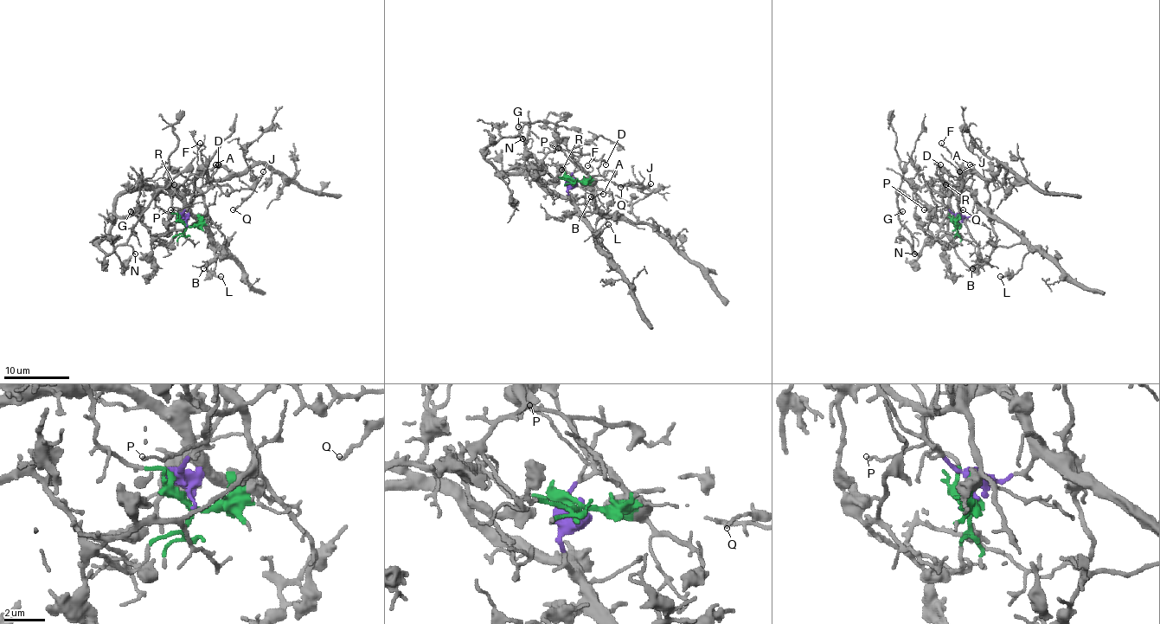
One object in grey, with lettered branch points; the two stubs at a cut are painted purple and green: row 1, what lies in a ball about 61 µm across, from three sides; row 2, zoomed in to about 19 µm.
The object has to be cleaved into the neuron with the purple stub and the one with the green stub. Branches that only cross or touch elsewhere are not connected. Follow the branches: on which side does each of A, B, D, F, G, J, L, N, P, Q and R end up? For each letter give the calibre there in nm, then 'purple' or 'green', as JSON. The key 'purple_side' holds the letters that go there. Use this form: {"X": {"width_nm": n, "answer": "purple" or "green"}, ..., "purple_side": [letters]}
{"A": {"width_nm": 130, "answer": "green"}, "B": {"width_nm": 120, "answer": "purple"}, "D": {"width_nm": 100, "answer": "green"}, "F": {"width_nm": 110, "answer": "green"}, "G": {"width_nm": 130, "answer": "purple"}, "J": {"width_nm": 190, "answer": "green"}, "L": {"width_nm": 140, "answer": "purple"}, "N": {"width_nm": 130, "answer": "purple"}, "P": {"width_nm": 140, "answer": "purple"}, "Q": {"width_nm": 120, "answer": "green"}, "R": {"width_nm": 170, "answer": "green"}, "purple_side": ["B", "G", "L", "N", "P"]}

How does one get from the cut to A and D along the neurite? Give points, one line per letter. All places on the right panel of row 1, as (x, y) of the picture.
A: (955, 224), (957, 226), (960, 213), (958, 178), (970, 169), (970, 164)
D: (955, 224), (957, 226), (960, 213), (958, 198), (951, 185), (938, 176), (938, 167), (940, 164)

